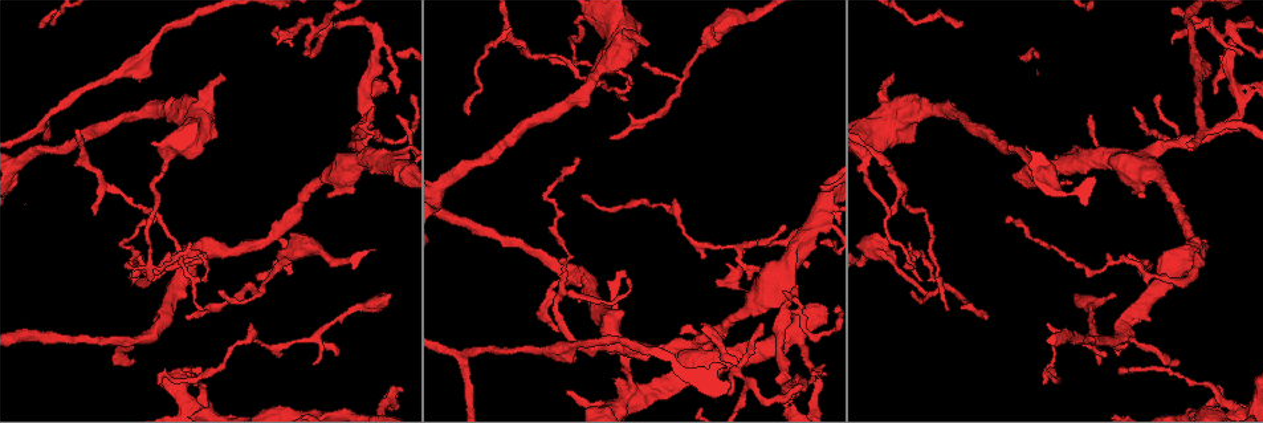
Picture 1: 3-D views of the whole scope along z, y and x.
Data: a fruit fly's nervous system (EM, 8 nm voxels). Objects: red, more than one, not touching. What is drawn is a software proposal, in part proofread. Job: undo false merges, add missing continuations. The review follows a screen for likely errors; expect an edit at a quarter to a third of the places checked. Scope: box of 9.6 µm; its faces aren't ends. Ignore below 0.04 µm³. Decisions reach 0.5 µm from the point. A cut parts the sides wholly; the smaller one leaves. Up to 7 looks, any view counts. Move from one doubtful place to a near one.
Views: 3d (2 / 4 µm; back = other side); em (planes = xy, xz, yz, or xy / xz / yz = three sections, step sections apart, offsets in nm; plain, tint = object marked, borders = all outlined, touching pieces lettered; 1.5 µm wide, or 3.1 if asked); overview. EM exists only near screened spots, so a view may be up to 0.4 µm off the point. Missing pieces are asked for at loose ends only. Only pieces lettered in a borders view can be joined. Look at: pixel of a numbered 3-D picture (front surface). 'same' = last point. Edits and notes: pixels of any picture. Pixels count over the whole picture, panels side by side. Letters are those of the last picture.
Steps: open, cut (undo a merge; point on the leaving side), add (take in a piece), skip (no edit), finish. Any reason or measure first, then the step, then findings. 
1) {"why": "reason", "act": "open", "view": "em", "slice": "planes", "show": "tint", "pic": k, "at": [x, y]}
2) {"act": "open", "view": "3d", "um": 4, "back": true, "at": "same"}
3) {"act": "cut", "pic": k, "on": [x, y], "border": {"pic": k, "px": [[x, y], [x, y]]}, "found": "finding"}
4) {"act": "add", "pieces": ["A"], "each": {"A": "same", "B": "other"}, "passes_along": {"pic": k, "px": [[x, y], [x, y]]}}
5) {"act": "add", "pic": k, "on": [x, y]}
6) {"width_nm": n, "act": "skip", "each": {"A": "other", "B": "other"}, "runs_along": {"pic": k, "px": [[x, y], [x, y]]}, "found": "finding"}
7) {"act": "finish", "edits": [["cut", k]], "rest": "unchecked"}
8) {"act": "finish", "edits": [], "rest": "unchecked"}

{"why": "thin end", "act": "open", "view": "em", "slice": "planes", "show": "plain", "pic": 1, "at": [986, 319]}

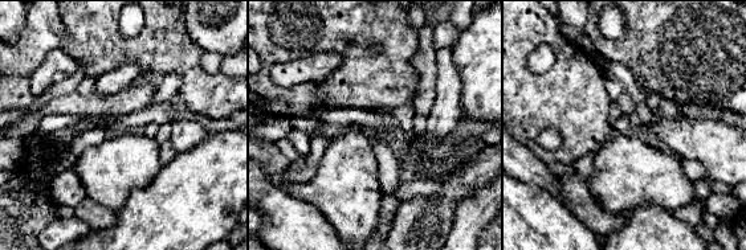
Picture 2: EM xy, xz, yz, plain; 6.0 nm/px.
{"act": "open", "view": "em", "slice": "planes", "show": "borders", "at": "same"}

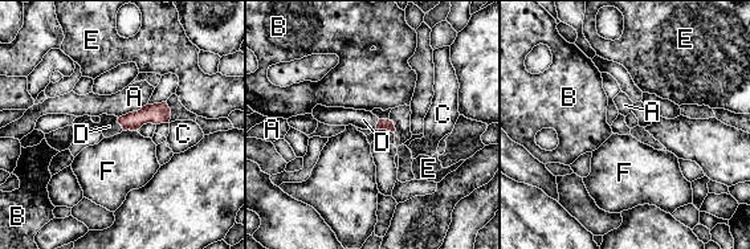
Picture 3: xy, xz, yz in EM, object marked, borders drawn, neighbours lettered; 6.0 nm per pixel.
{"longest_contact_nm": ["A", 200], "act": "add", "pieces": ["D"], "each": {"A": "other", "B": "other", "C": "other", "D": "same", "E": "other", "F": "other"}, "passes_along": {"pic": 3, "px": [[158, 113], [119, 123], [109, 125]]}, "found": "it goes on there"}

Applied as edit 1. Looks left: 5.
{"act": "open", "view": "overview"}

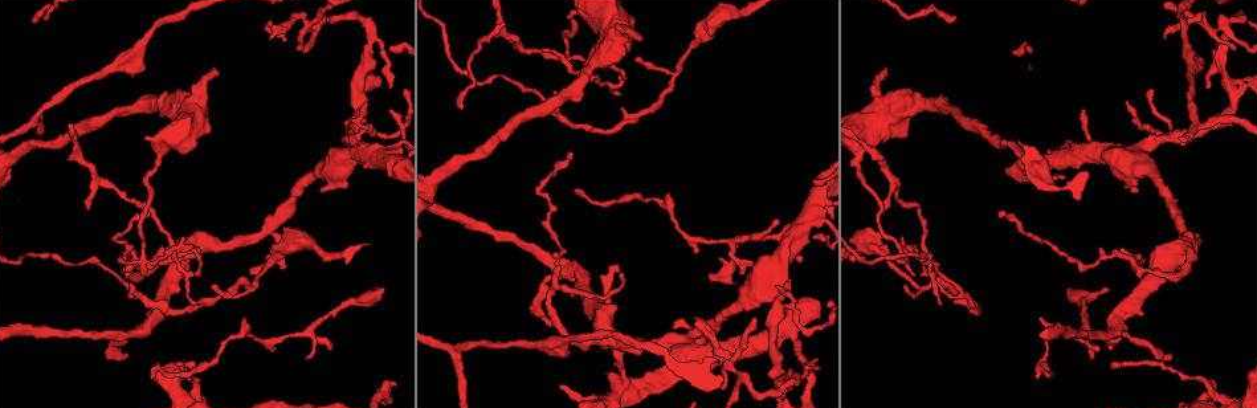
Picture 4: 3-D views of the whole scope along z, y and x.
{"why": "sharp bend", "act": "open", "view": "3d", "um": 2, "pic": 4, "at": [145, 260]}

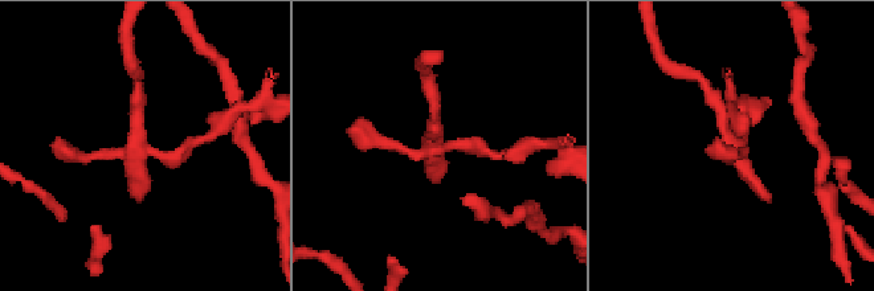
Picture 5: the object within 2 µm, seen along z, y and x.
{"act": "open", "view": "em", "slice": "xz", "step": 8, "show": "tint", "pic": 5, "at": [736, 157]}

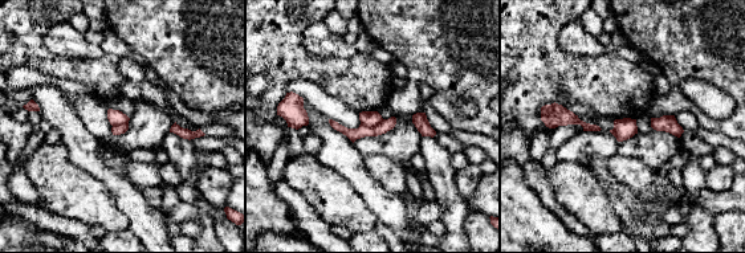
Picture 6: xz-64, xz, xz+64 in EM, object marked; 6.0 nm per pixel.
{"act": "open", "view": "em", "slice": "planes", "show": "borders", "at": "same"}

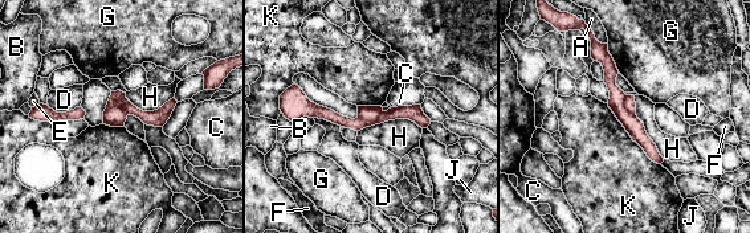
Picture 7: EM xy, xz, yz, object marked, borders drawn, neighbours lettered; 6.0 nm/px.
{"width_nm": 80, "act": "cut", "pic": 7, "on": [630, 99], "each": {"A": "other", "B": "other", "C": "other", "D": "other", "E": "other", "F": "other", "G": "other", "H": "other", "J": "other", "K": "other"}, "border": {"pic": 7, "px": [[626, 95], [626, 109], [635, 115]]}, "found": "a second cell is stuck on"}

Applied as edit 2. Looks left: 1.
{"why": "tapers out", "act": "open", "view": "em", "slice": "planes", "show": "borders", "pic": 4, "at": [721, 387]}

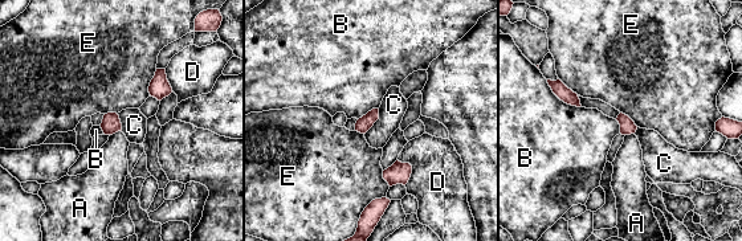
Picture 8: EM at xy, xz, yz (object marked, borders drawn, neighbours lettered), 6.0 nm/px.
{"longest_contact_nm": ["B", 280], "act": "skip", "each": {"A": "other", "B": "other", "C": "other", "D": "other", "E": "other"}, "border": {"pic": 8, "px": [[546, 80], [561, 99], [581, 106]]}, "found": "no lettered piece goes on from it"}

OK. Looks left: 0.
{"act": "finish", "edits": [["add", 3], ["cut", 7]], "rest": "unchecked"}

